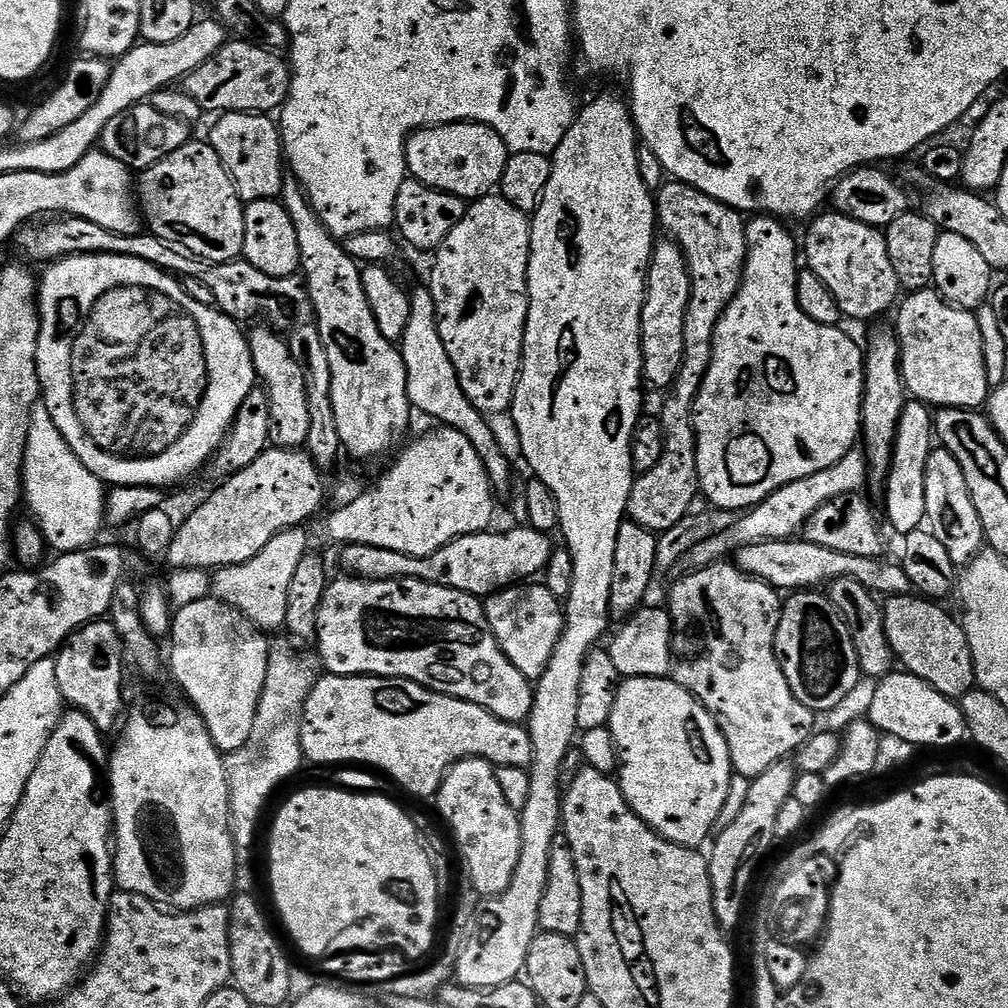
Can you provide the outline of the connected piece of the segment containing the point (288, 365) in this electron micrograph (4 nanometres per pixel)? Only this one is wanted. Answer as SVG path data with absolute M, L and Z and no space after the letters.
M260 326L247 333L248 346L256 375L264 391L268 393L269 445L274 448L304 448L310 434L310 402L306 402L306 380L302 378L302 366L294 362L287 339L279 340L271 327Z

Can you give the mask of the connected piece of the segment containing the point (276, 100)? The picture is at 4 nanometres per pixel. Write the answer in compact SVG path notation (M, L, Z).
M239 38L229 39L198 70L194 70L182 81L182 90L198 102L201 113L258 112L272 114L283 108L288 97L292 70L287 59L275 51L262 48L259 44Z

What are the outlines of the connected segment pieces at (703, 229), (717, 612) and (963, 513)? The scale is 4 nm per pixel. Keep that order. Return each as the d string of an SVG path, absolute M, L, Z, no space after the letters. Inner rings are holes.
M666 182L655 193L654 199L659 227L663 231L665 228L669 232L665 233L683 250L692 283L690 302L686 306L682 366L678 370L678 378L672 383L672 387L667 389L668 401L665 402L664 409L658 412L658 419L664 431L662 458L658 458L658 466L654 466L654 470L639 473L635 477L626 513L627 519L631 523L659 534L670 530L670 526L678 526L678 522L682 522L682 518L686 518L689 512L693 511L695 504L692 503L695 502L696 496L698 497L700 492L698 462L696 461L696 431L692 425L692 404L696 401L696 395L706 378L706 370L712 361L714 330L718 326L726 306L740 289L740 283L744 277L744 263L748 257L748 239L746 238L746 220L741 213L702 194L688 184Z
M732 562L712 564L709 568L689 572L680 577L682 577L681 580L673 586L672 593L668 596L668 604L666 603L666 611L672 617L672 658L675 661L670 673L671 679L675 680L678 686L686 689L691 696L695 696L700 705L716 719L716 725L722 730L722 734L726 738L726 746L730 750L733 773L749 778L762 774L762 770L770 770L770 766L774 766L779 760L789 759L805 744L809 736L813 735L814 729L817 727L817 725L815 726L816 720L818 720L817 713L802 706L802 702L798 702L798 698L794 698L794 690L790 690L790 682L786 682L786 674L782 674L780 659L776 656L776 635L782 607L781 593L771 584L767 584L765 580L755 580L754 577L748 576Z
M943 446L933 447L926 462L926 524L946 546L953 564L966 566L985 547L984 527L974 510L974 498L970 498L970 486L966 486L966 474L958 466L958 458L950 454Z

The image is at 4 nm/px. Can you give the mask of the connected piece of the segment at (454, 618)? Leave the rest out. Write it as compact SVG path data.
M415 578L399 580L333 579L318 610L315 647L320 647L319 663L333 676L389 676L391 680L409 680L453 696L474 702L490 714L511 724L524 724L532 713L533 681L528 680L502 654L488 625L484 605L462 590L431 584Z

